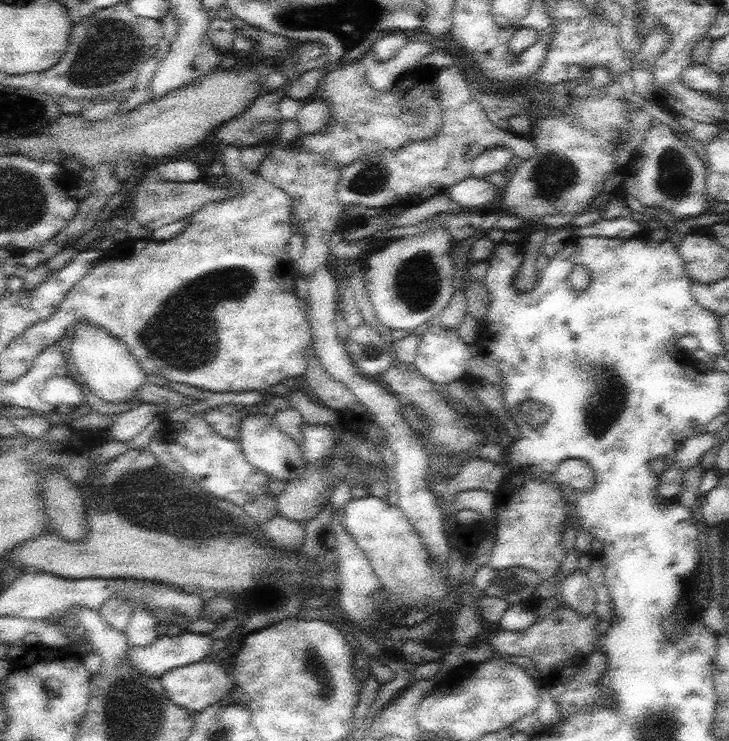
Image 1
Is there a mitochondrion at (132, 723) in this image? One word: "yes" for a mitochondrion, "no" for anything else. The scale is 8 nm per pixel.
yes

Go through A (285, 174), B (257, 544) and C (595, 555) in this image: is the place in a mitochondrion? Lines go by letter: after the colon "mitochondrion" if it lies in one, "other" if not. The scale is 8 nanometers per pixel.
A: other
B: other
C: other

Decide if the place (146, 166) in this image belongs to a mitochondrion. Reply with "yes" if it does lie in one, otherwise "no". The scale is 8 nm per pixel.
no

